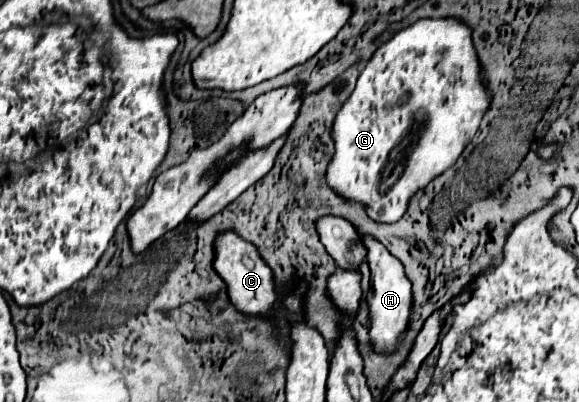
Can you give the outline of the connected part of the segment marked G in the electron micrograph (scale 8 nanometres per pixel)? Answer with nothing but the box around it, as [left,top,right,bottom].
[326,16,492,222]

